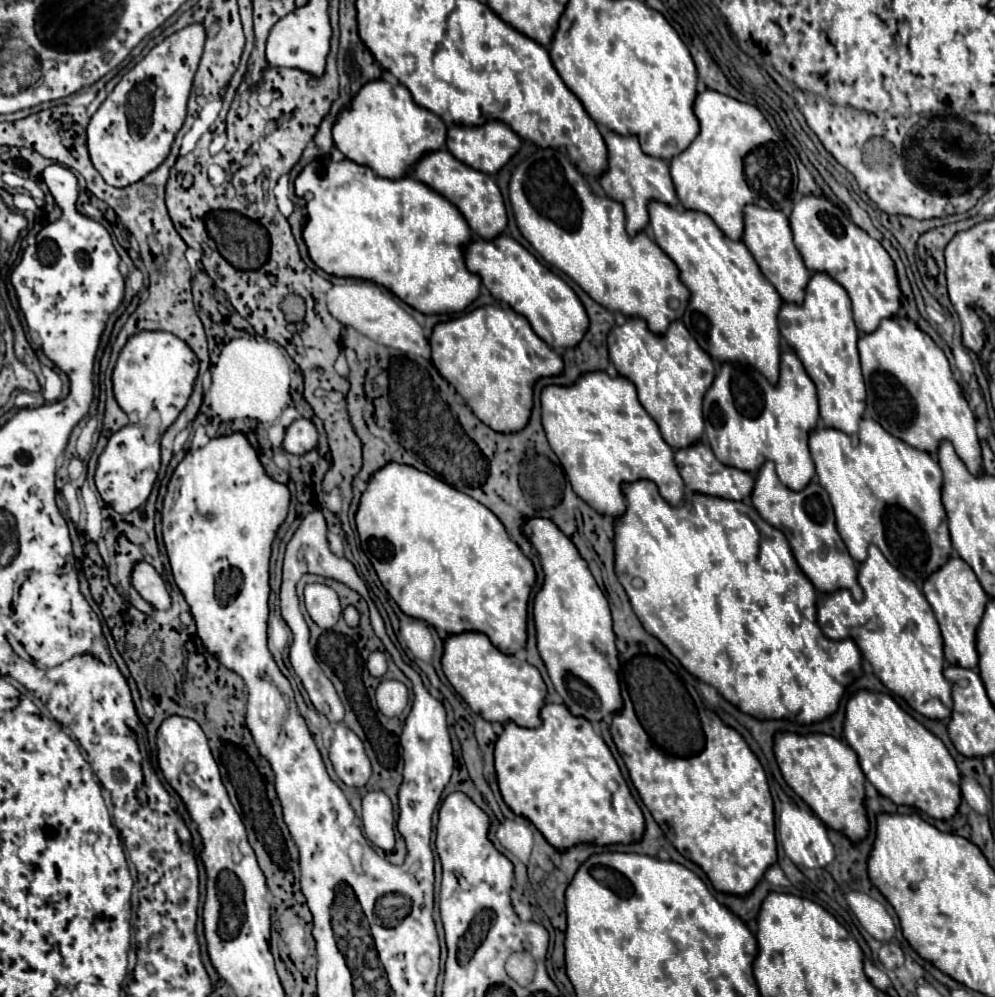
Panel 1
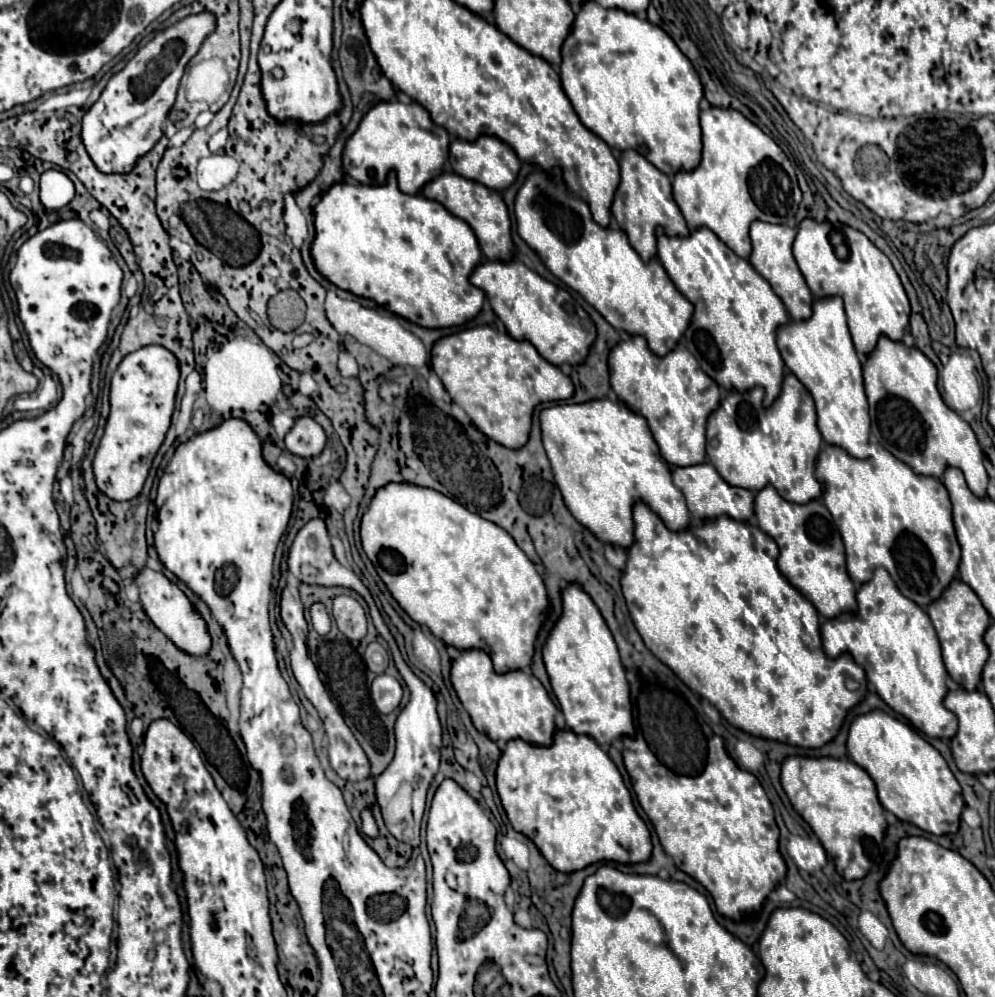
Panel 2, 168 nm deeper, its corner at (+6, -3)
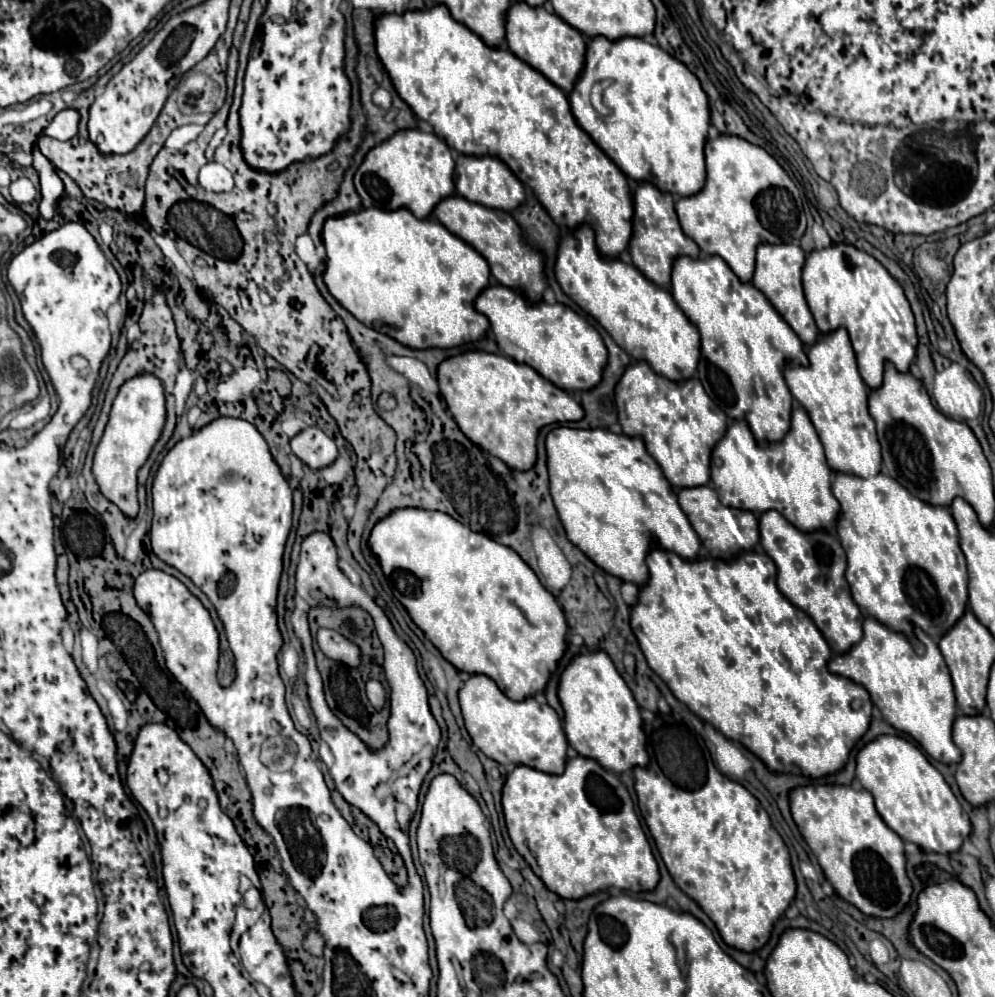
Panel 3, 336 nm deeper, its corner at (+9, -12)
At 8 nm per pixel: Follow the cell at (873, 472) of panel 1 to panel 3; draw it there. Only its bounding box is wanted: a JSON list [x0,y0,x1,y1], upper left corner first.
[832,473,968,645]

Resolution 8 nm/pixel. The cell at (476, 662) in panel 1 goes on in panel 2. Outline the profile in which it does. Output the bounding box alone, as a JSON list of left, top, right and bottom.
[451,650,555,746]

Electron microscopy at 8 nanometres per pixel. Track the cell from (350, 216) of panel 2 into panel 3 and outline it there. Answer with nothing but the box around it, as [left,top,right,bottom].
[322,209,490,349]

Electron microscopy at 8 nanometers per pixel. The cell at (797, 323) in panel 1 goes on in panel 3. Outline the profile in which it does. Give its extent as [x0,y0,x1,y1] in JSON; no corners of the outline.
[784,329,882,477]

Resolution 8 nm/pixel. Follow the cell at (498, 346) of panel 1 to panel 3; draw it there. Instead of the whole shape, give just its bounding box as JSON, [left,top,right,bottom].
[438,351,580,471]

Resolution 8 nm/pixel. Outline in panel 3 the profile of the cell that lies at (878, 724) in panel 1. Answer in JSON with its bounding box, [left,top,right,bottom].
[856,735,972,853]

